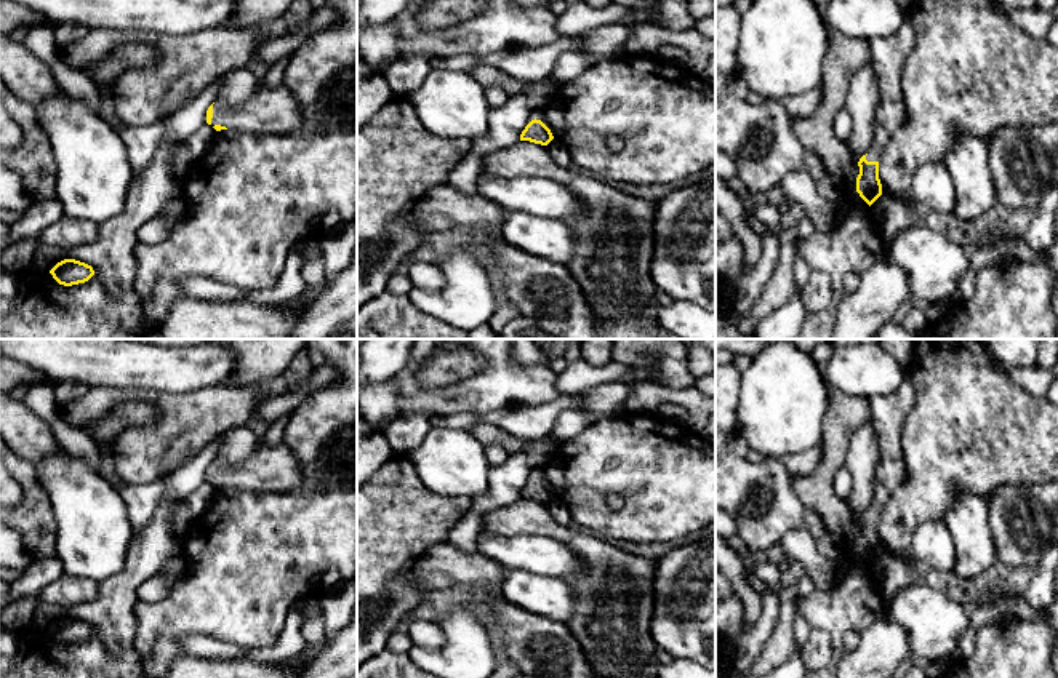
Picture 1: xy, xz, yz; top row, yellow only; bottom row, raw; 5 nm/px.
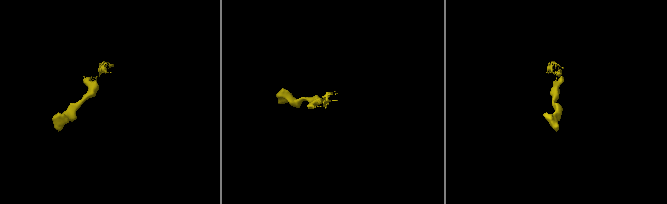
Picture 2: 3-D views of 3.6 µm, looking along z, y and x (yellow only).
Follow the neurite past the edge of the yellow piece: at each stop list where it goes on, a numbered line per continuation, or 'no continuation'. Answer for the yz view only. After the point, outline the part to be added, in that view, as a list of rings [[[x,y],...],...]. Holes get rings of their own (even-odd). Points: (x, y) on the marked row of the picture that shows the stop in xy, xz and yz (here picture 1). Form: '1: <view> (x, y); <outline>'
1: yz (890, 115); [[[903,101],[880,102],[874,115],[874,141],[866,160],[879,162],[892,134],[904,123],[906,110]]]

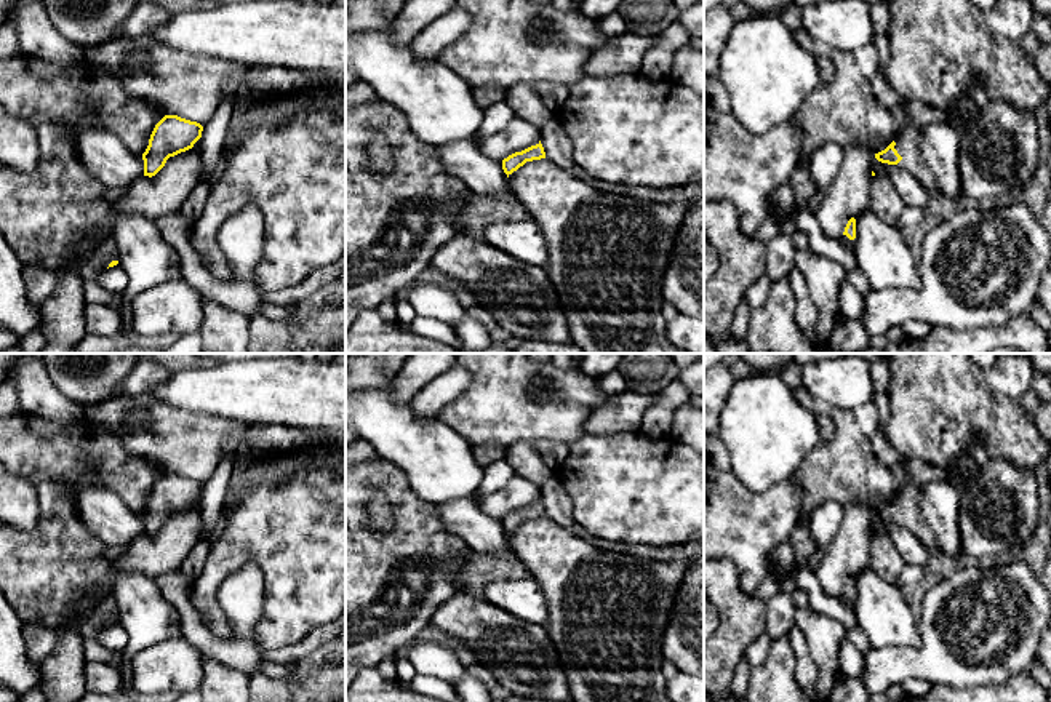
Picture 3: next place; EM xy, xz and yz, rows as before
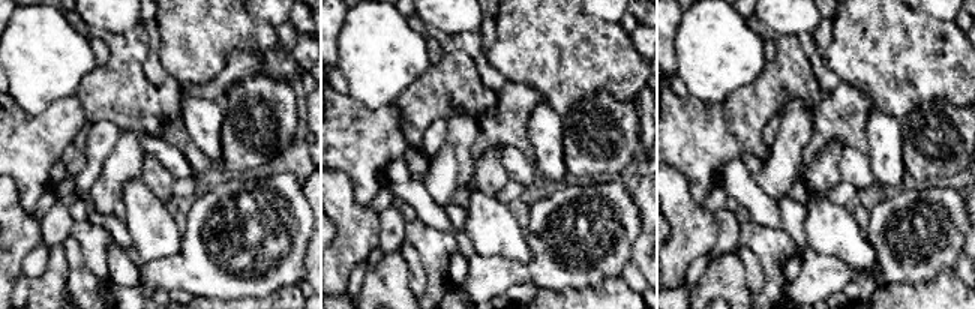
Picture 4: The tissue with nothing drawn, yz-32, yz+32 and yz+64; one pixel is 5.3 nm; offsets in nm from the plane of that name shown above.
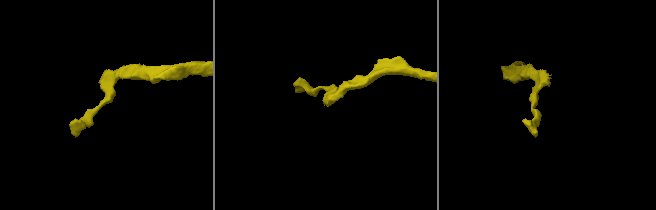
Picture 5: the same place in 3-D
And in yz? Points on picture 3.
1: yz (917, 114); [[[907,101],[904,104],[904,115],[904,126],[901,131],[896,133],[894,138],[894,149],[902,157],[902,160],[894,166],[915,174],[923,182],[929,195],[934,198],[939,195],[939,187],[933,173],[923,162],[920,152],[920,138],[921,130],[926,125],[947,122],[949,112],[944,109],[928,106],[921,101]]]

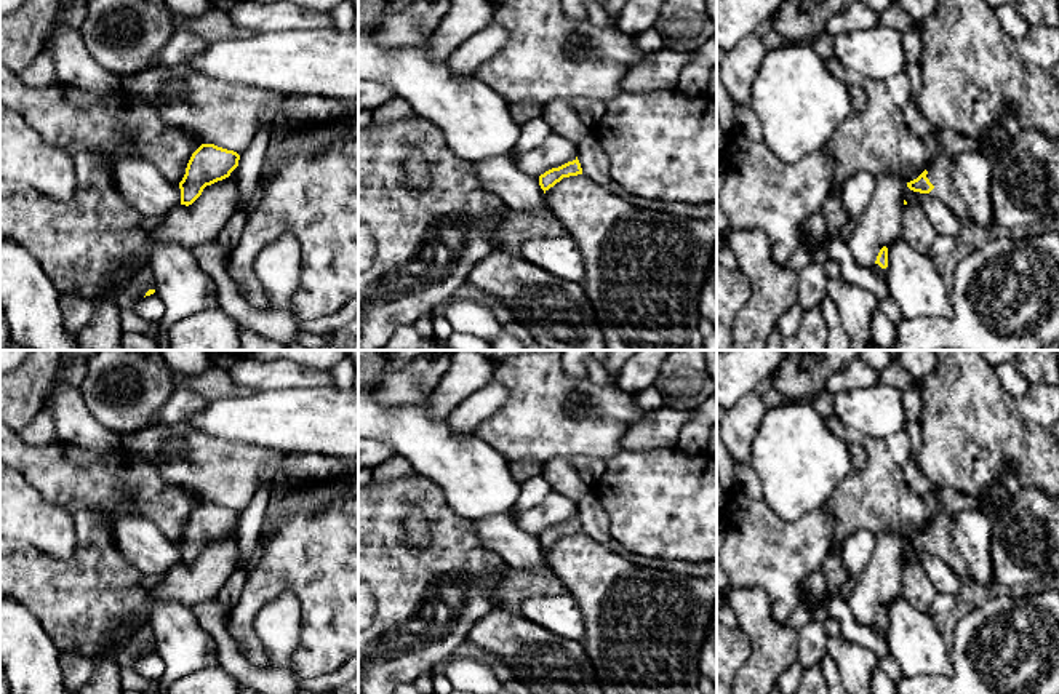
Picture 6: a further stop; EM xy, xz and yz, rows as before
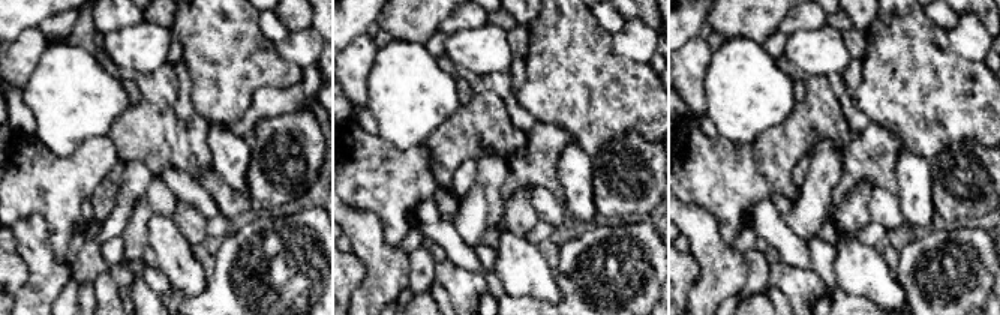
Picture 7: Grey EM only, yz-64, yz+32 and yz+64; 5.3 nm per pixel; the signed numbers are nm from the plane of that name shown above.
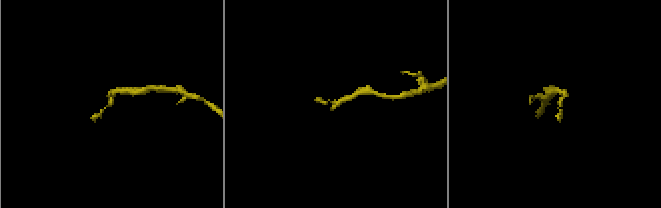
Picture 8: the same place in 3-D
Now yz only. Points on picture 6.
1: yz (949, 143); [[[939,130],[936,133],[936,144],[936,155],[933,160],[928,162],[926,166],[926,177],[934,185],[934,189],[926,195],[947,203],[955,211],[961,224],[966,227],[971,224],[971,216],[965,201],[955,190],[952,181],[952,166],[953,158],[958,154],[979,150],[981,141],[976,138],[960,134],[953,130]]]

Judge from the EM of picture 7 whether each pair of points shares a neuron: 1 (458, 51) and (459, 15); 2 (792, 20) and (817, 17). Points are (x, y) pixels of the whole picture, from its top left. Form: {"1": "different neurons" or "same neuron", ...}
{"1": "different neurons", "2": "same neuron"}

